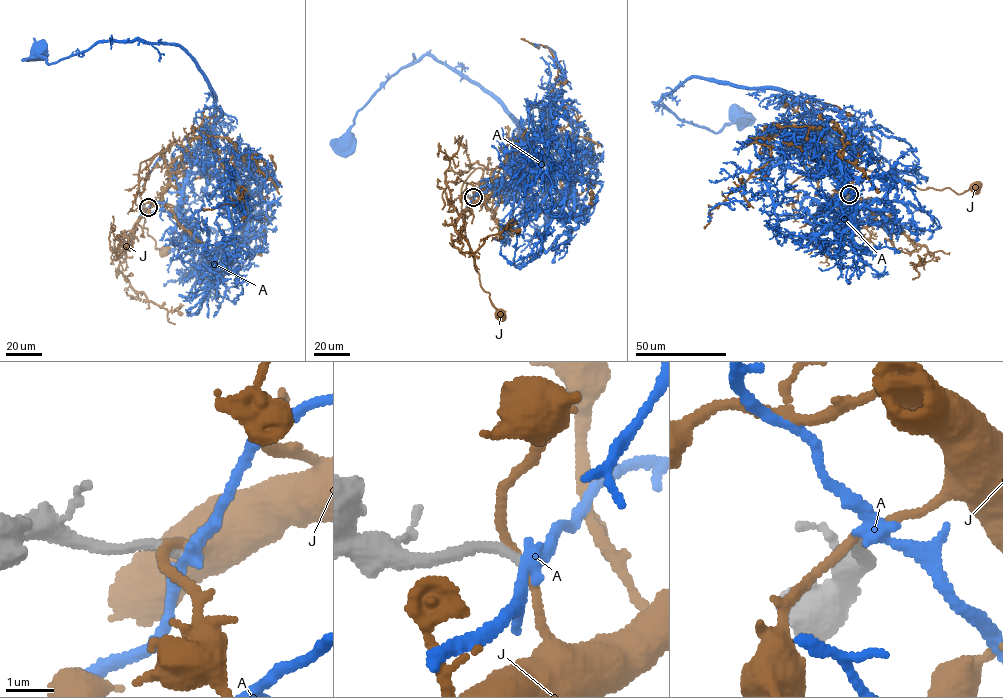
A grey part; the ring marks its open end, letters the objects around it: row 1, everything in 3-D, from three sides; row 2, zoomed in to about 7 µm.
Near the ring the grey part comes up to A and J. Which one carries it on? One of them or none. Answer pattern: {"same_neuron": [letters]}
{"same_neuron": []}

